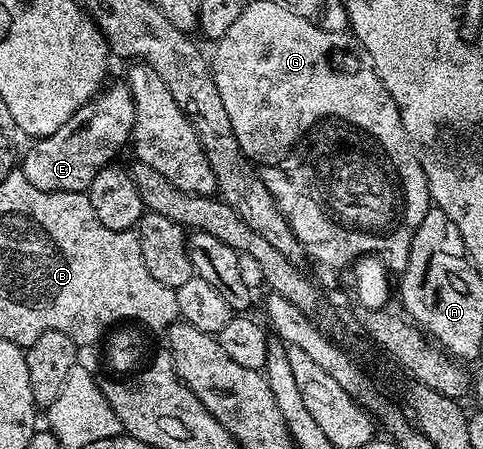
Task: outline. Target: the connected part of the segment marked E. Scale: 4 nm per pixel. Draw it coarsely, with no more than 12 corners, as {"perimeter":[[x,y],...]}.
{"perimeter":[[106,85],[19,172],[43,192],[85,192],[130,145],[135,104]]}

